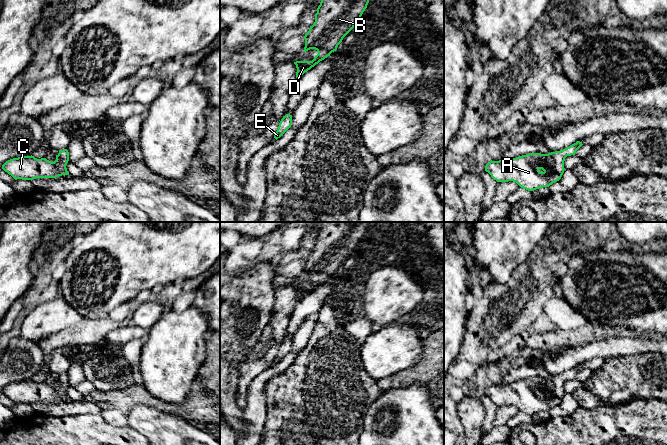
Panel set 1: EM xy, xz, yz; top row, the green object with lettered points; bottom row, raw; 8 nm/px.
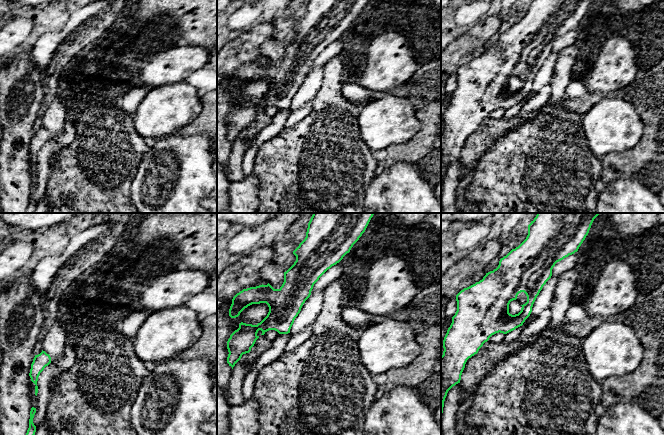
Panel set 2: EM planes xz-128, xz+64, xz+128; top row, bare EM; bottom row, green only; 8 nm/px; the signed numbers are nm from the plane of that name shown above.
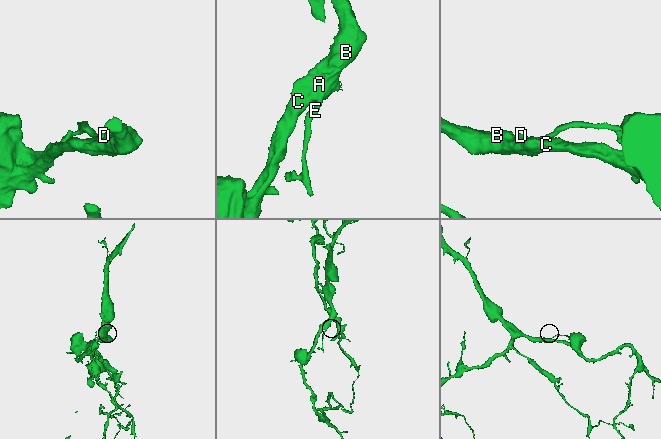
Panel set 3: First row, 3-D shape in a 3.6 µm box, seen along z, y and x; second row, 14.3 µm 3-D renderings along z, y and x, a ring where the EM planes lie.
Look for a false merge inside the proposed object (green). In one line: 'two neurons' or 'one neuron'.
one neuron

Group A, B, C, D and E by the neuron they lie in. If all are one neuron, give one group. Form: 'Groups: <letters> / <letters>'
Groups: A B C D E

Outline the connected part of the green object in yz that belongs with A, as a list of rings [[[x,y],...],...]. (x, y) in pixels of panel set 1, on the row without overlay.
[[[577,365],[563,374],[548,378],[529,377],[513,383],[491,384],[485,395],[497,406],[513,405],[528,415],[549,411],[561,403],[565,382],[575,379],[582,369]]]

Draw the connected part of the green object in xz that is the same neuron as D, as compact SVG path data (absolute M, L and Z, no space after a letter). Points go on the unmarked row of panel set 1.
M322 222L315 238L315 246L305 258L304 276L315 273L318 278L312 285L296 285L296 302L300 302L320 285L337 274L343 262L354 252L367 232L370 222Z

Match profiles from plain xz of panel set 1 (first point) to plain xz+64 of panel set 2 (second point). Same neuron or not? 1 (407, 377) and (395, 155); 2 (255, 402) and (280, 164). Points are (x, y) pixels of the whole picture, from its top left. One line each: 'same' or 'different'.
1: same
2: different

